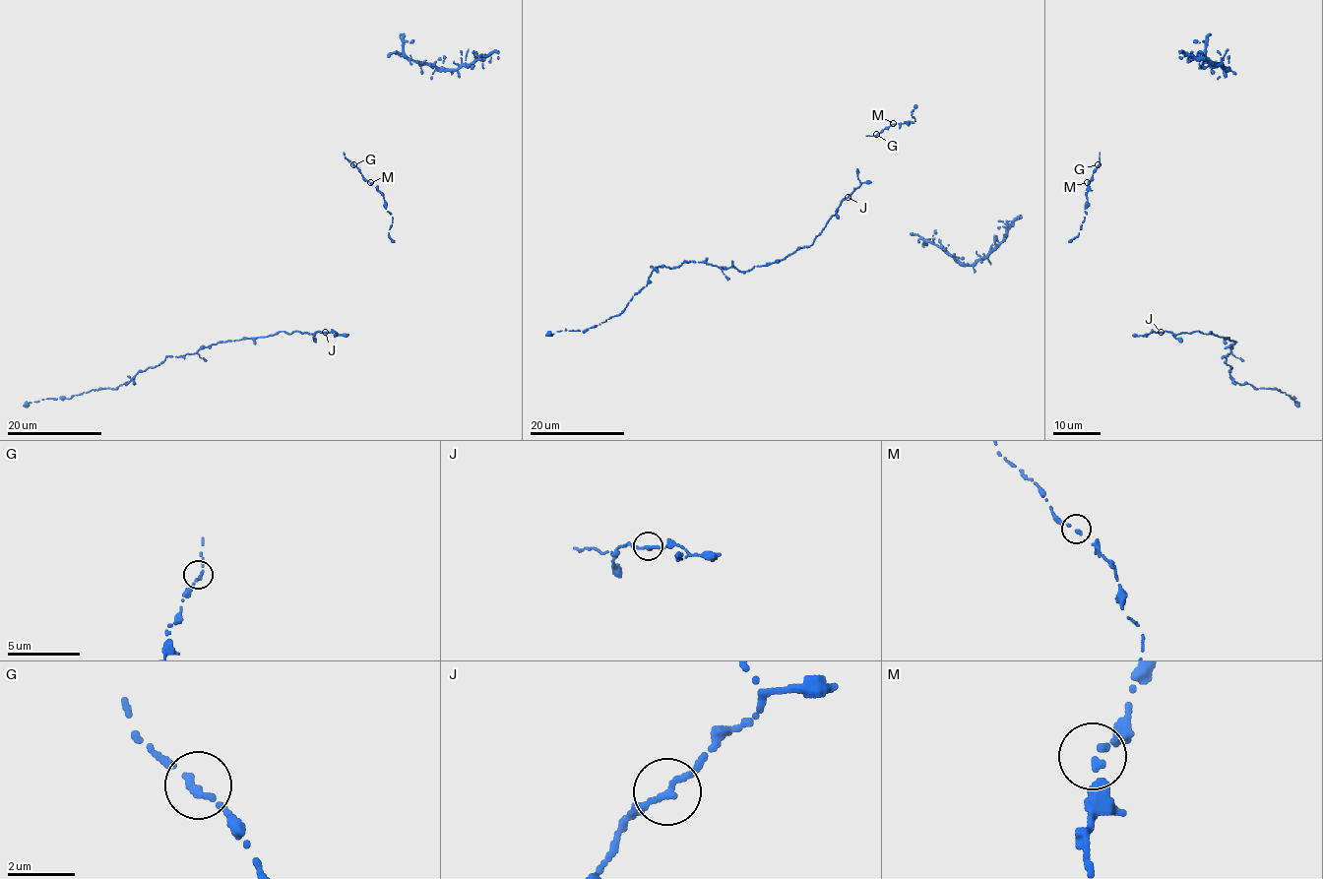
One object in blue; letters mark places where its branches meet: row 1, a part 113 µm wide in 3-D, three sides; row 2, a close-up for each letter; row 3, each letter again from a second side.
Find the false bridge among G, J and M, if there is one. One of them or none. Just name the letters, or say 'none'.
none

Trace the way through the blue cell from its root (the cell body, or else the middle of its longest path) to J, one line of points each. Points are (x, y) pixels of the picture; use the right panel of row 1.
J: (1133, 334), (1143, 336), (1161, 332)

